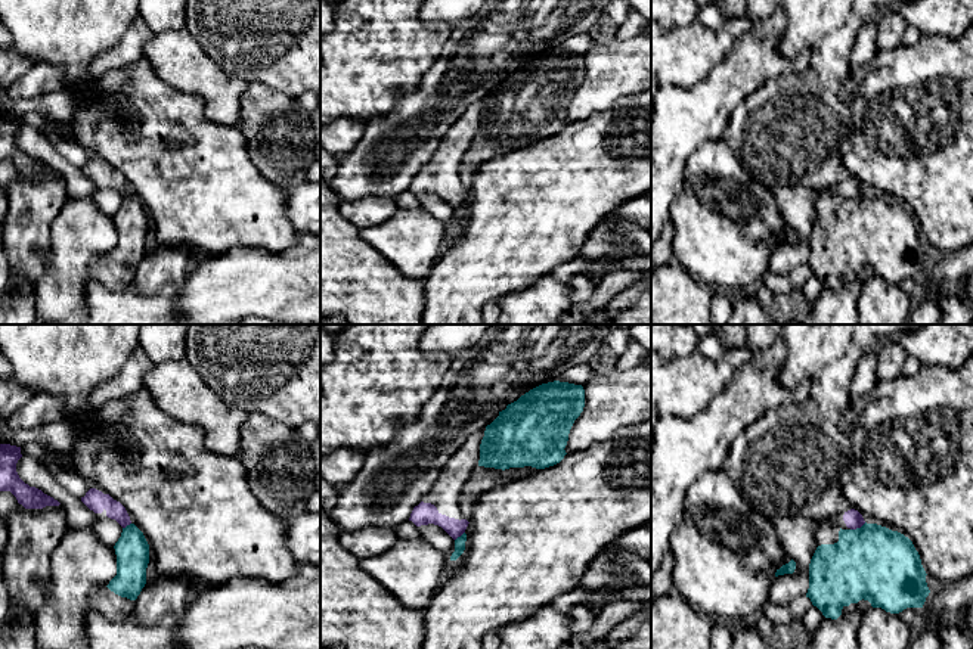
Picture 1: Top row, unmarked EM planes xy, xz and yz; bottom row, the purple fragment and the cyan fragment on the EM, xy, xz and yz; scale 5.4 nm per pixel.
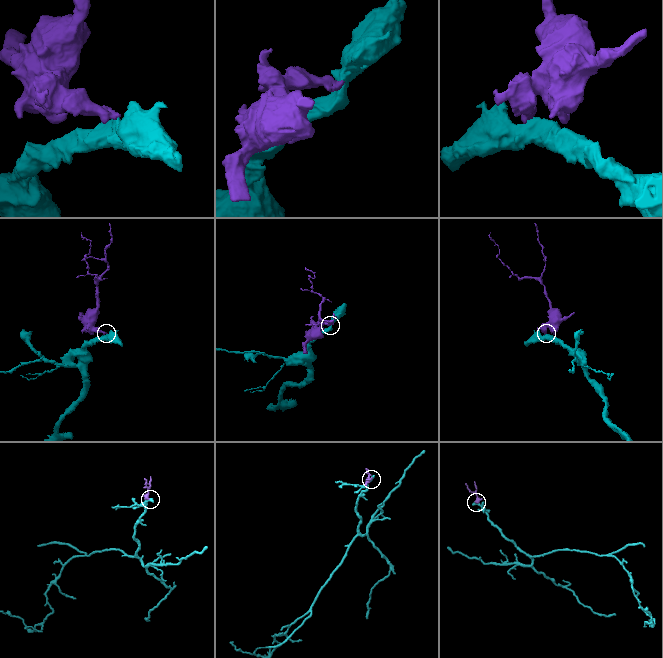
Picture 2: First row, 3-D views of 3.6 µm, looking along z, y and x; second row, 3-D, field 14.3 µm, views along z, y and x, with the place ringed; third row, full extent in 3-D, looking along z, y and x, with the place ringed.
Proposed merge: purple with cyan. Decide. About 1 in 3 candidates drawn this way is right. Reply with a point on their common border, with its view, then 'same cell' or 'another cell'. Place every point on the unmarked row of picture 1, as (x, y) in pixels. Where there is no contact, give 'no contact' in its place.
contact yz (858, 196); same cell

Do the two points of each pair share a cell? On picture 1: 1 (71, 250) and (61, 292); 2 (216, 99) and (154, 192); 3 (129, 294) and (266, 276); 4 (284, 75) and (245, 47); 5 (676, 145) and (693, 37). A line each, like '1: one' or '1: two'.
1: one
2: two
3: one
4: one
5: two

